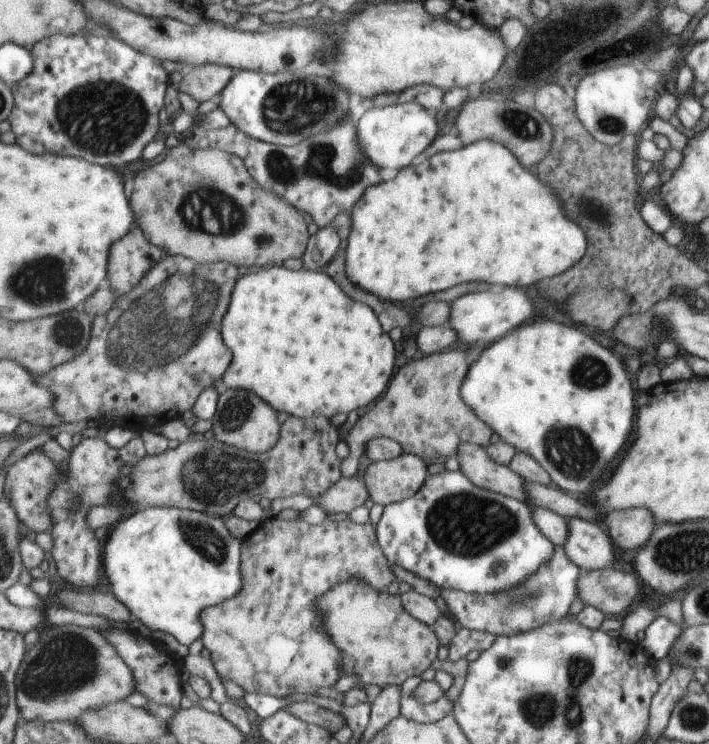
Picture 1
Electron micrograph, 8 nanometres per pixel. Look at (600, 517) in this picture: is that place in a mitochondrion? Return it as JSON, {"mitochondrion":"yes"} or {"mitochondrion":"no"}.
{"mitochondrion":"no"}

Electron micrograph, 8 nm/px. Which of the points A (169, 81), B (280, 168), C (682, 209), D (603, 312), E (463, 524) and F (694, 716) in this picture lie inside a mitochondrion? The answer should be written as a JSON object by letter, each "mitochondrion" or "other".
{"A":"other","B":"mitochondrion","C":"other","D":"other","E":"mitochondrion","F":"mitochondrion"}

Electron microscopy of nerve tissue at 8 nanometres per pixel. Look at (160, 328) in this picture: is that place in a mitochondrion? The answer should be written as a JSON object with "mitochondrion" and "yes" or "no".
{"mitochondrion":"yes"}

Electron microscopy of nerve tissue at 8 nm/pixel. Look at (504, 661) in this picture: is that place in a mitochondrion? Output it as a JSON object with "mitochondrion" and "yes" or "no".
{"mitochondrion":"yes"}

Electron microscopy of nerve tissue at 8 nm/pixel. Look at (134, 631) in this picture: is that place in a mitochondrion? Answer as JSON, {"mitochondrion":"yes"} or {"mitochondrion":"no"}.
{"mitochondrion":"no"}

